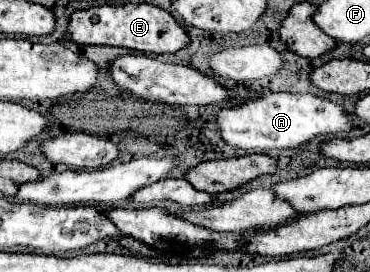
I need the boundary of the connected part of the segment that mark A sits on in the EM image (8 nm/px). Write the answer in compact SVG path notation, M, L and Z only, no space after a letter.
M263 93L245 99L241 105L221 107L217 113L217 127L227 145L245 149L249 153L259 153L269 149L293 149L317 135L335 137L339 131L351 129L351 119L339 105L315 95Z

